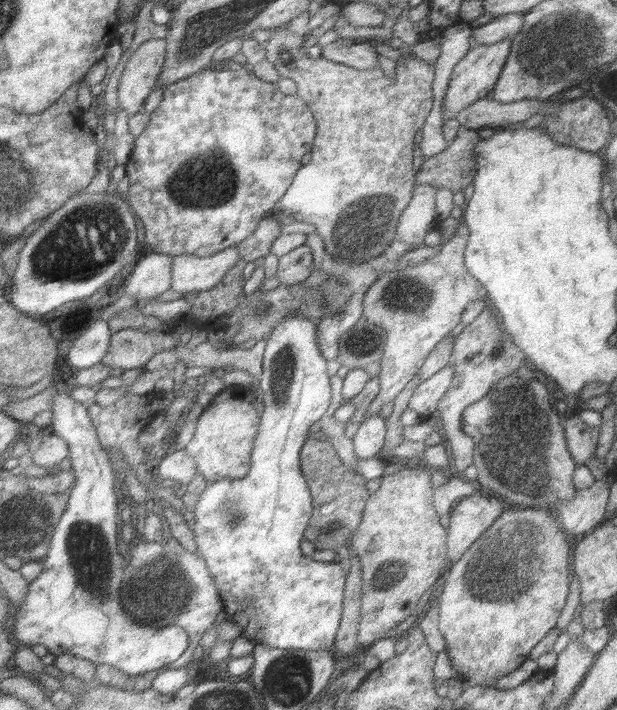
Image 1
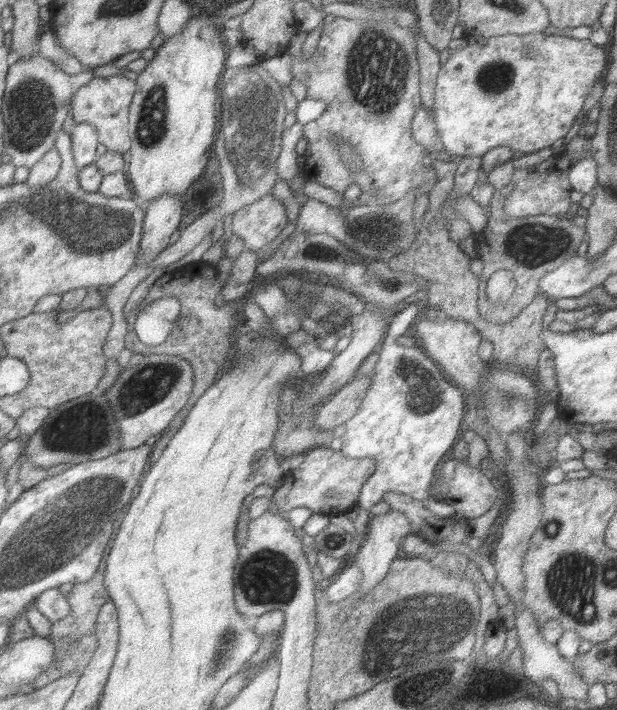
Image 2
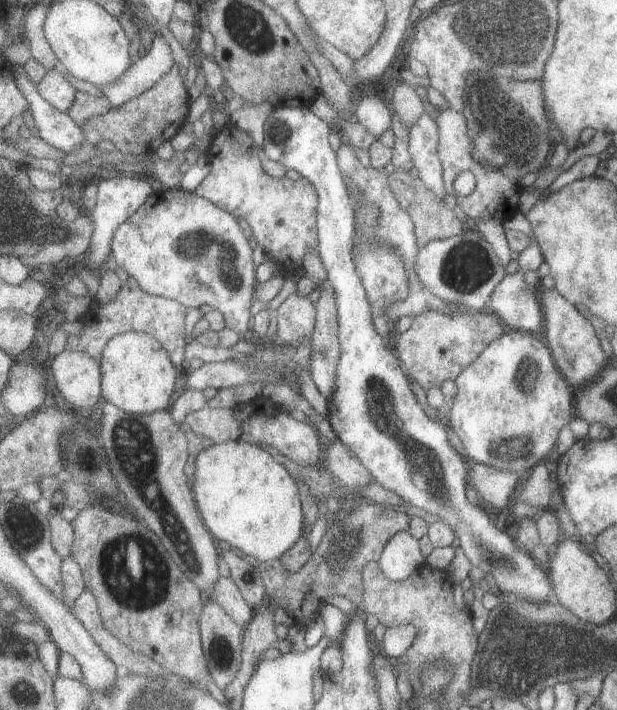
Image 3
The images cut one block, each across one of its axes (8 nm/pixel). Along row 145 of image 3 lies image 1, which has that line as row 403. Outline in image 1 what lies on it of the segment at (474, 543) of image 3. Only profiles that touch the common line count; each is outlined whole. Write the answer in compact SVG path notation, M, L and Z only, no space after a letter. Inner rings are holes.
M291 316L287 318L287 322L281 322L275 328L275 334L271 336L269 344L267 344L267 352L265 352L265 372L259 384L259 394L261 400L265 402L265 412L261 414L261 430L253 448L253 456L251 456L251 470L247 474L247 478L241 480L219 480L217 484L209 486L209 490L205 492L205 496L199 500L199 504L193 510L193 540L197 544L197 550L201 556L207 558L207 566L217 582L217 588L225 600L225 612L229 614L229 620L237 622L243 628L243 636L251 642L255 642L255 646L259 644L267 644L273 648L297 648L297 650L329 650L329 648L337 648L337 636L341 632L341 624L345 620L345 598L347 598L347 582L349 582L349 566L343 568L343 564L339 560L333 562L317 562L313 558L307 558L301 550L301 542L305 540L305 532L309 530L309 524L313 522L315 516L315 498L313 498L313 490L309 488L309 480L305 478L305 470L303 470L303 462L301 462L301 454L305 450L305 444L309 442L309 434L311 434L311 426L315 422L321 422L331 406L331 376L327 374L327 356L321 350L319 342L317 342L317 322L307 320L305 316Z

